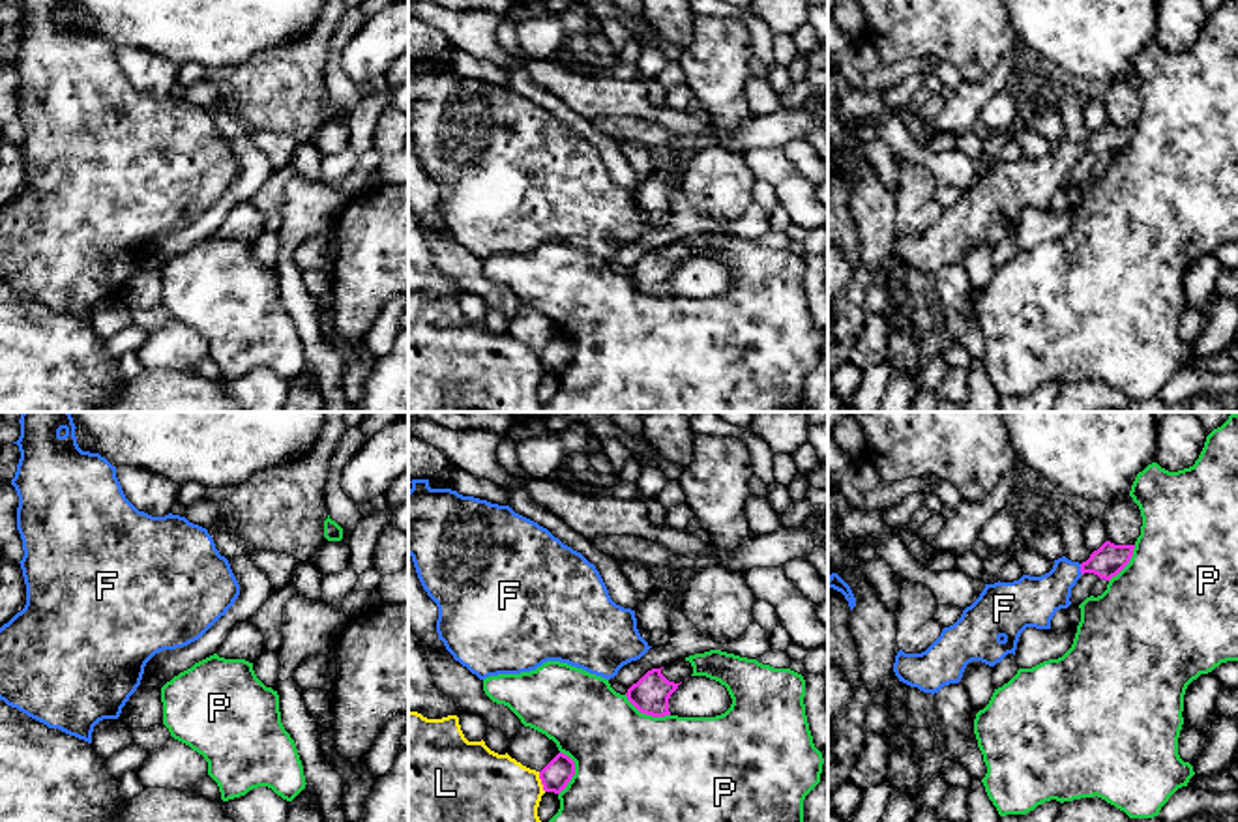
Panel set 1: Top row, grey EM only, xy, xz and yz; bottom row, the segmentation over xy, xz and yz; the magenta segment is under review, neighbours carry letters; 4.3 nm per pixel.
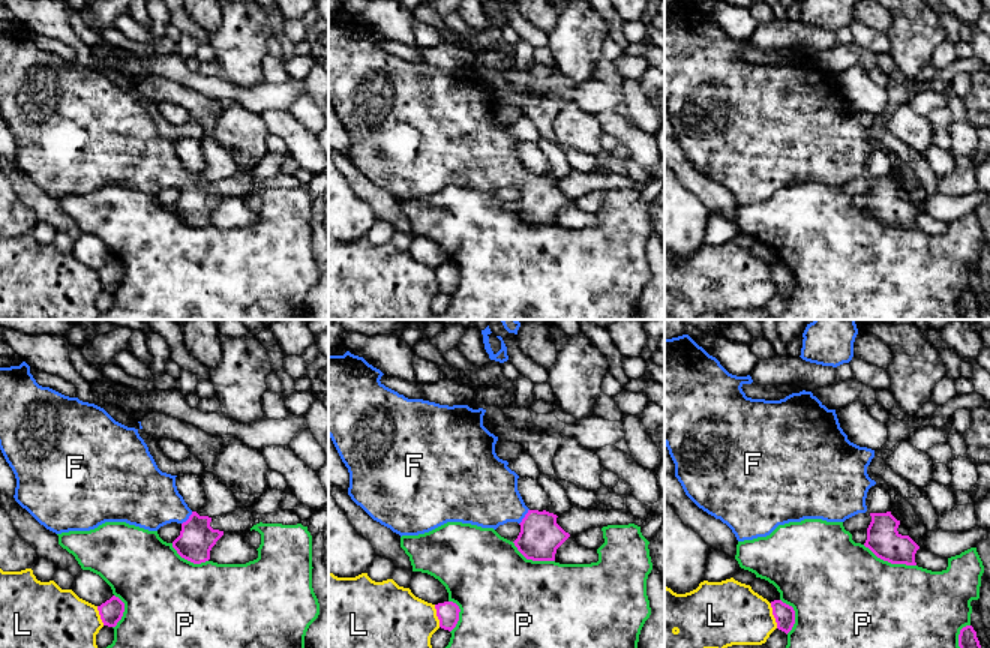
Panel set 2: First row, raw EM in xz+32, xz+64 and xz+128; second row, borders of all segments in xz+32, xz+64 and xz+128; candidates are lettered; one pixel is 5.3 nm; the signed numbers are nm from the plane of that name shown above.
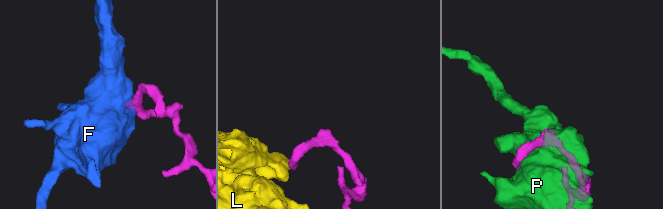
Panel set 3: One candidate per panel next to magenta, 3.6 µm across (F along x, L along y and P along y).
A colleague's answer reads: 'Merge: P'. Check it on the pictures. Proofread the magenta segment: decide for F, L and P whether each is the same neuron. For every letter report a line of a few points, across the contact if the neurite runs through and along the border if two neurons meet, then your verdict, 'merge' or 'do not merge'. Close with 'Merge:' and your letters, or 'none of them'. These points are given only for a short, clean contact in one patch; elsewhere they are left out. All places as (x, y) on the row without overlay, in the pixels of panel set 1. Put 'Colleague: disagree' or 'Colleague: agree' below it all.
F: line yz (1105, 143), (1081, 150), (1068, 152), (1032, 182); merge
L: line xz (538, 352), (545, 371); do not merge
P: do not merge
Merge: F
Colleague: disagree

